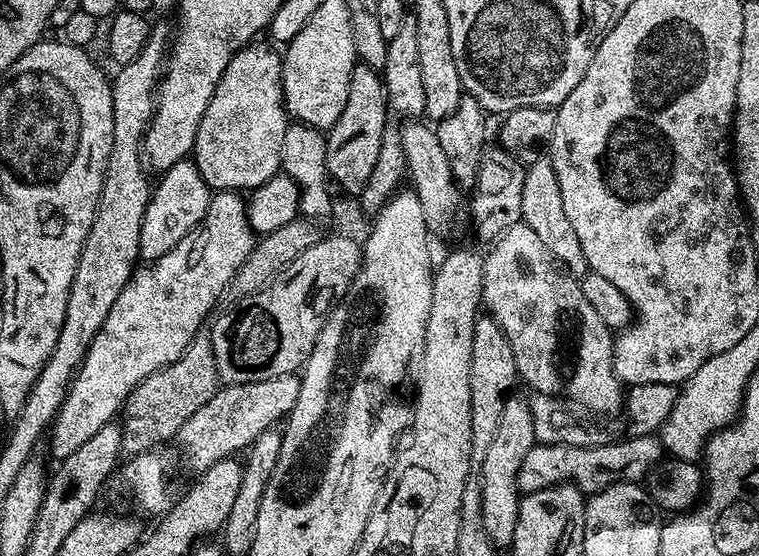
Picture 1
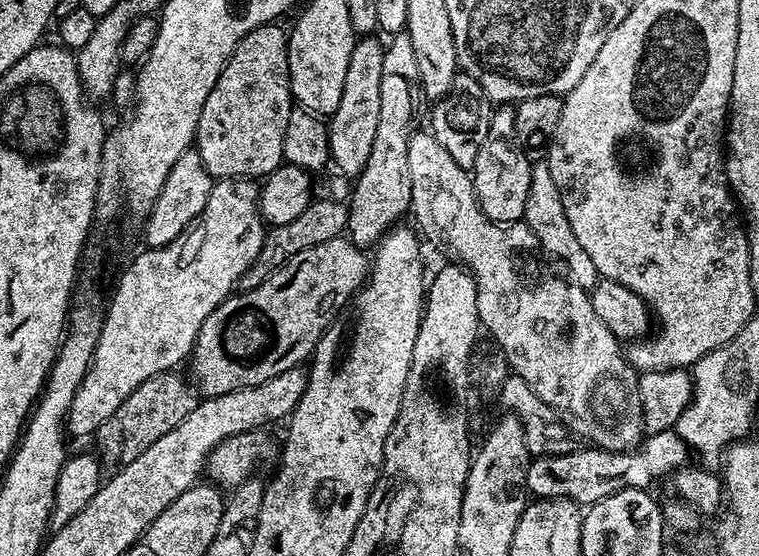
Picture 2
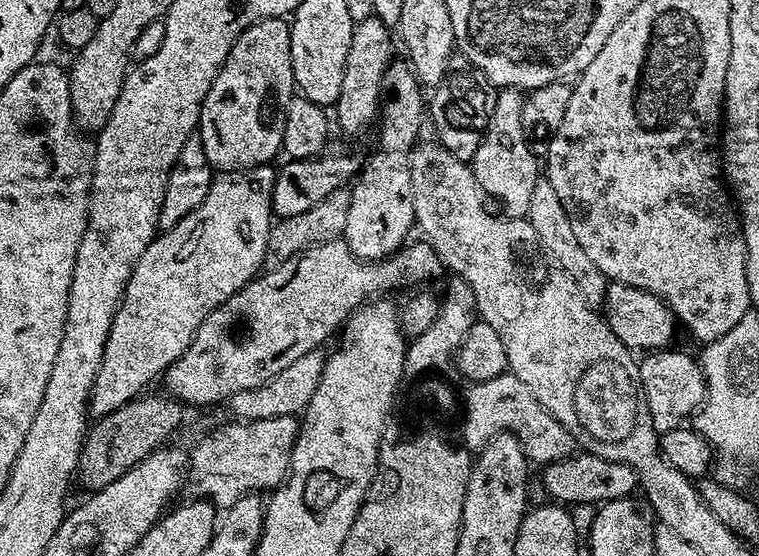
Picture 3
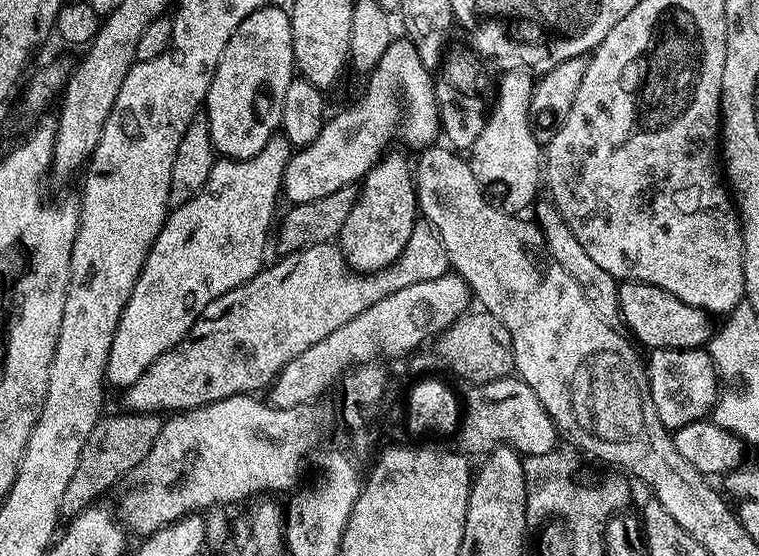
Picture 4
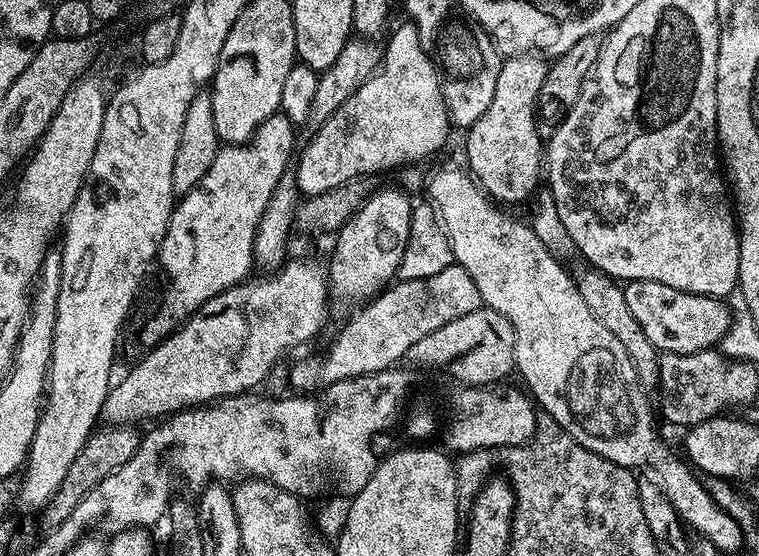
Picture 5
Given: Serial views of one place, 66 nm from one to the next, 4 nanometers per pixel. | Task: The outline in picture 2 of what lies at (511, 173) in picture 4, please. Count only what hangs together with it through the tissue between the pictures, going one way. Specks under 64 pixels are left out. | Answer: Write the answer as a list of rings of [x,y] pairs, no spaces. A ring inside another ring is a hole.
[[[497,107],[492,114],[492,125],[488,131],[489,137],[478,150],[478,158],[471,167],[472,186],[476,198],[480,202],[480,209],[488,215],[490,220],[495,220],[498,224],[523,221],[526,198],[530,190],[533,161],[528,160],[527,154],[524,153],[527,151],[523,147],[517,146],[511,139],[508,141],[500,137],[512,138],[515,137],[515,134],[515,107]]]

